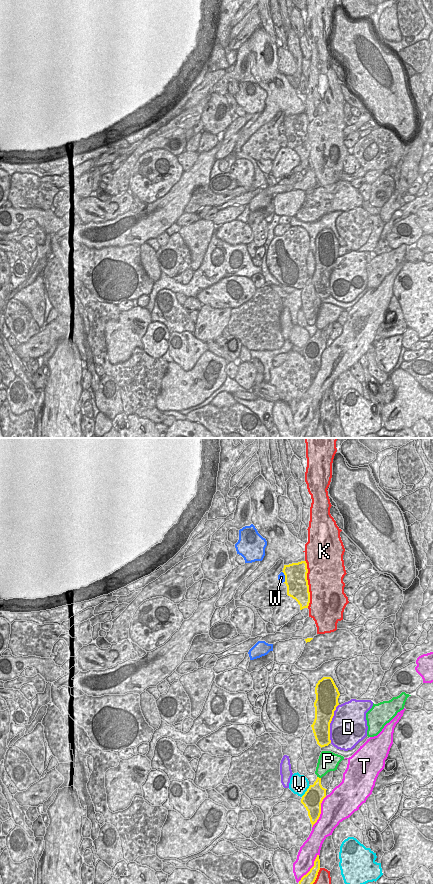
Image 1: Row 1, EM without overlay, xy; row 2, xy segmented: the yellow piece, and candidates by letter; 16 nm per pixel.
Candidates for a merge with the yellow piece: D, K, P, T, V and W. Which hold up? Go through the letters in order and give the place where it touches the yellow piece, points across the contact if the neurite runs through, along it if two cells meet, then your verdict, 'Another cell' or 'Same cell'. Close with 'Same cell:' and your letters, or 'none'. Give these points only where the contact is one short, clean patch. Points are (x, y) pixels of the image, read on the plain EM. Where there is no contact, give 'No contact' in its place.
D: Touches yellow at xy (330, 274). Another cell
K: Touches yellow at xy (307, 136). Another cell
P: Touches yellow at xy (318, 329). Boundary: xy (317, 328), (320, 330). Another cell
T: Touches yellow at xy (320, 364). Another cell
V: Touches yellow at xy (306, 343). Another cell
W: Touches yellow at xy (285, 129). Another cell
Same cell: none

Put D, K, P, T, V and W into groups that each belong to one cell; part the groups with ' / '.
D / K / P / T / V / W

